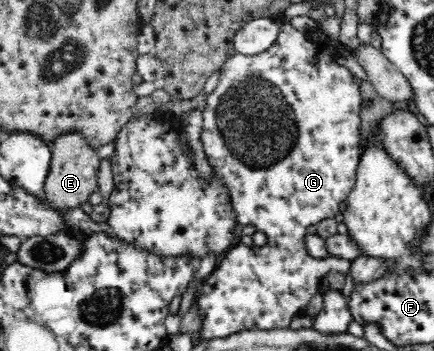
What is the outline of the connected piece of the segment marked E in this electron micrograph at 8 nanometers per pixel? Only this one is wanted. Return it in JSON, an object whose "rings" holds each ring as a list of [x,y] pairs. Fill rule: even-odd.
{"rings":[[[76,131],[61,135],[51,144],[51,163],[44,185],[44,197],[57,210],[72,210],[88,202],[90,194],[97,189],[100,159],[97,152]]]}

